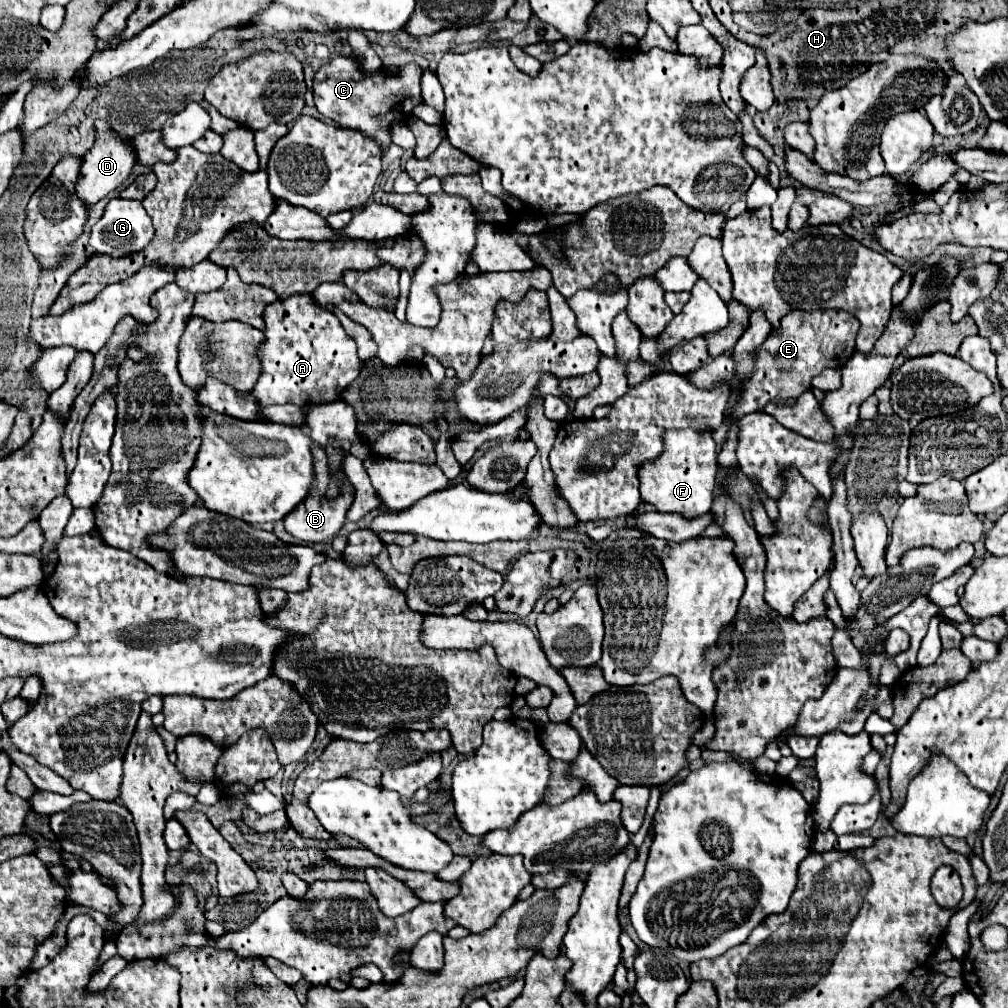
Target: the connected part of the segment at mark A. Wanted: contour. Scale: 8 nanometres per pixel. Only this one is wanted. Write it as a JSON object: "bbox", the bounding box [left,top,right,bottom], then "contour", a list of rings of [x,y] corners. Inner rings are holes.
{"bbox":[252,295,362,405],"contour":[[[294,295],[292,299],[270,303],[264,309],[264,323],[264,343],[256,349],[262,371],[252,389],[262,405],[332,403],[360,375],[362,363],[354,339],[348,337],[338,317],[316,307],[310,295]]]}

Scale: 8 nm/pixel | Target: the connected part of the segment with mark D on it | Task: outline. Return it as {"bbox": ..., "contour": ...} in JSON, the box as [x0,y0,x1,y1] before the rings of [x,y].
{"bbox":[76,119,136,209],"contour":[[[98,119],[96,121],[96,145],[92,147],[92,151],[84,157],[82,161],[82,169],[80,169],[80,177],[76,181],[76,197],[90,209],[94,203],[98,203],[100,199],[104,199],[108,193],[116,191],[132,173],[132,167],[136,163],[136,159],[132,159],[132,151],[128,151],[128,139],[118,137],[118,133],[114,133],[110,129],[110,125],[106,123],[106,119]]]}

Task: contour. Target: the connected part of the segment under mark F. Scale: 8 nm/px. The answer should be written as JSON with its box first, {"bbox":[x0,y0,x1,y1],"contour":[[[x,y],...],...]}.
{"bbox":[638,429,716,519],"contour":[[[694,429],[664,431],[664,451],[646,463],[638,465],[640,497],[660,513],[678,513],[684,519],[696,519],[710,513],[712,491],[716,485],[716,443],[710,433]]]}

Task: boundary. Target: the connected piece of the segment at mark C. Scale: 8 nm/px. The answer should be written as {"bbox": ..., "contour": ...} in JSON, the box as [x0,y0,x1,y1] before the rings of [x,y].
{"bbox":[314,57,422,151],"contour":[[[336,57],[334,61],[330,61],[330,65],[324,65],[316,73],[314,103],[324,117],[334,119],[342,127],[362,131],[364,135],[374,139],[382,147],[382,151],[388,151],[392,123],[402,123],[404,117],[408,119],[412,107],[420,103],[420,77],[422,71],[414,63],[402,67],[398,75],[388,75],[382,71],[362,75],[354,57]]]}

